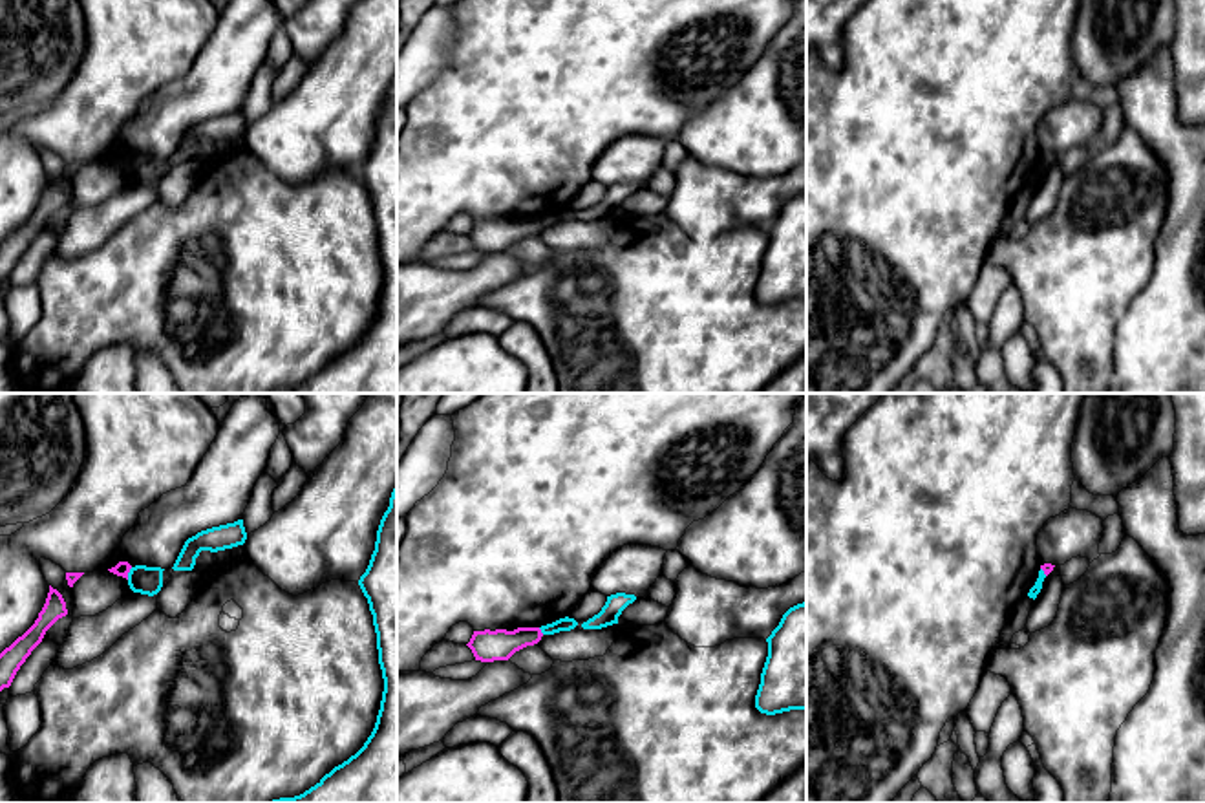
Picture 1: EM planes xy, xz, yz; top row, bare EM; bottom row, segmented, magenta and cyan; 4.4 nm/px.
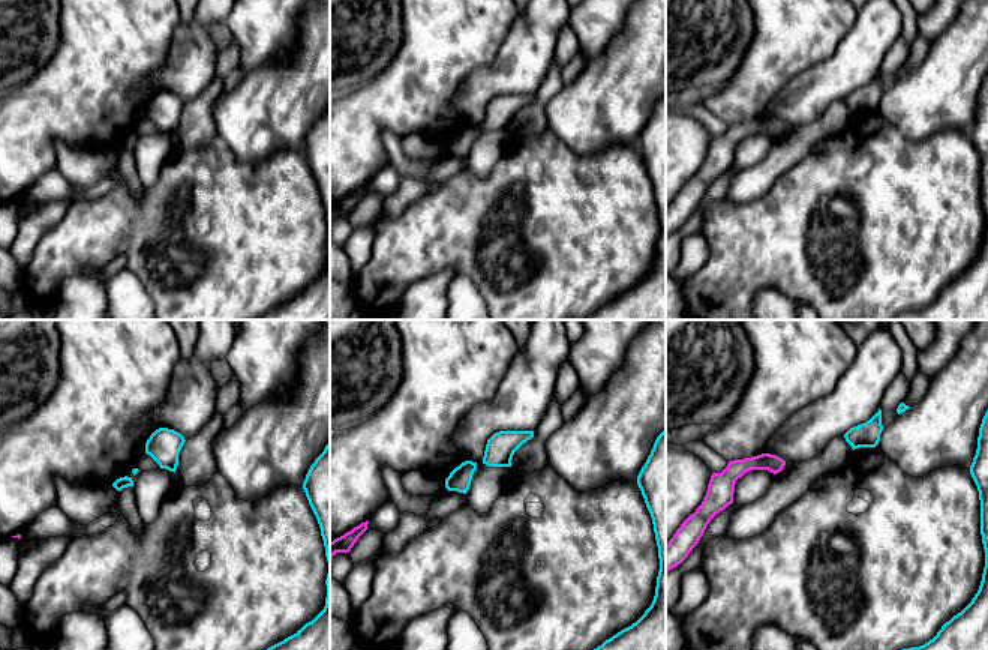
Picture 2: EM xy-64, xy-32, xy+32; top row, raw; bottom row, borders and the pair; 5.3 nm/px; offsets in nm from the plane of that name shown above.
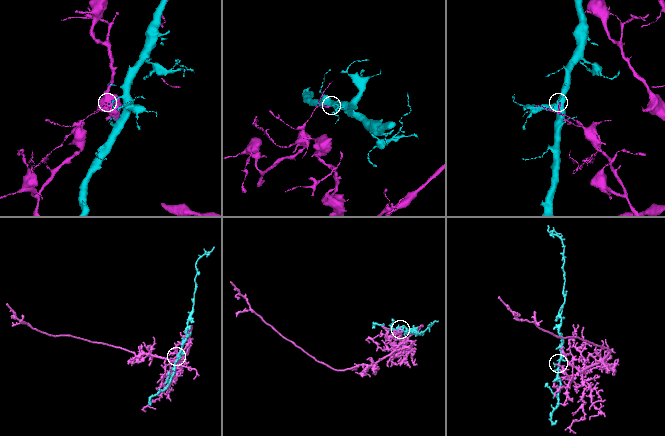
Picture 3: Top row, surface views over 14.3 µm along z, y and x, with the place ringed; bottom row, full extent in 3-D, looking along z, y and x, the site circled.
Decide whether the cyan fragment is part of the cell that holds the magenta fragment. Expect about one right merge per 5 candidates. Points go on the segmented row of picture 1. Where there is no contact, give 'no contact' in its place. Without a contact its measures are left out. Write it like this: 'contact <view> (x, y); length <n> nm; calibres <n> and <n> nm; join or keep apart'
contact xy (128, 571); length 60 nm; calibres 60 and 130 nm; keep apart

